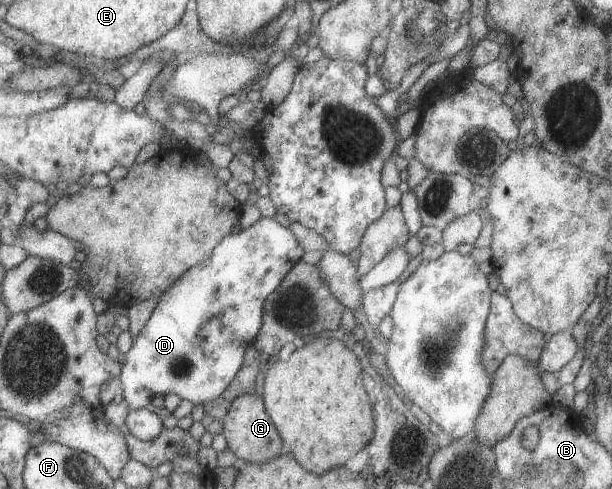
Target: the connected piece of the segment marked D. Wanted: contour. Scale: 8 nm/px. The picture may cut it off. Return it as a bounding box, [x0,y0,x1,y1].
[120,217,305,409]

